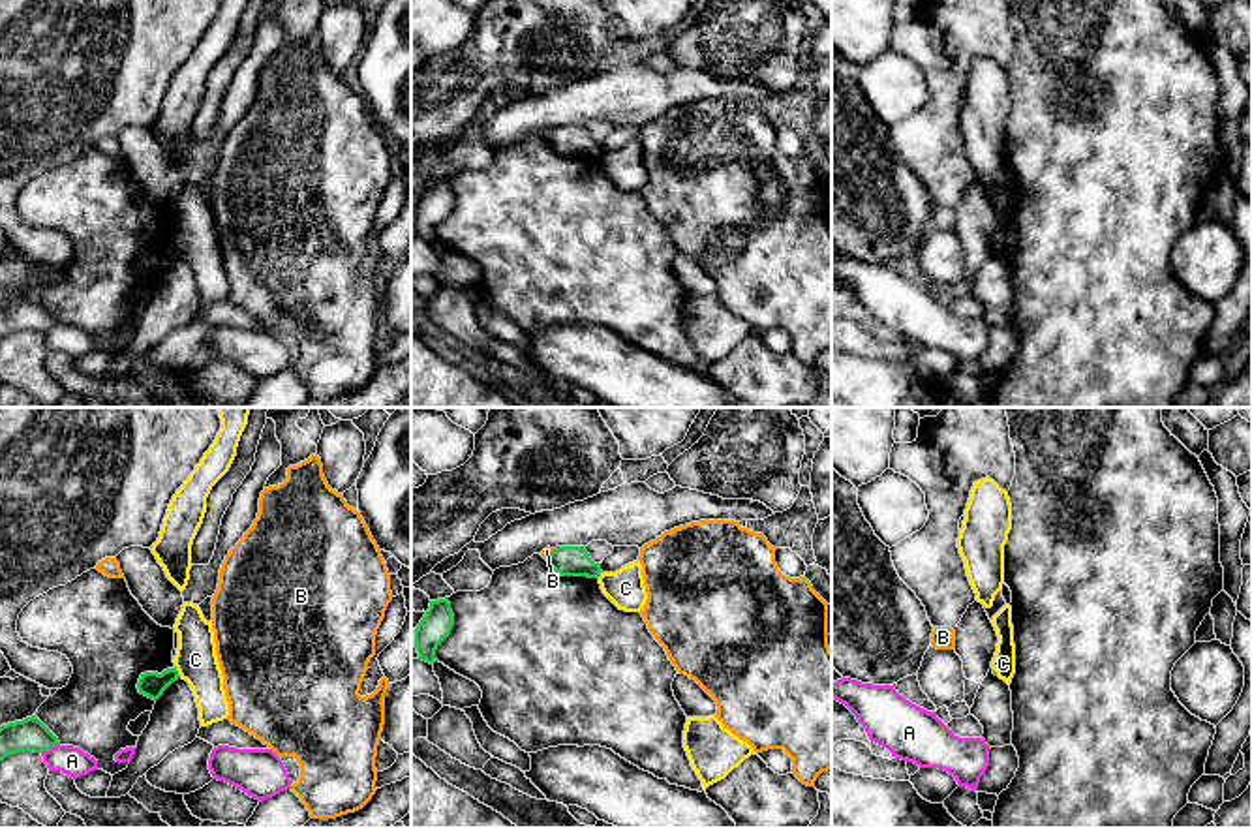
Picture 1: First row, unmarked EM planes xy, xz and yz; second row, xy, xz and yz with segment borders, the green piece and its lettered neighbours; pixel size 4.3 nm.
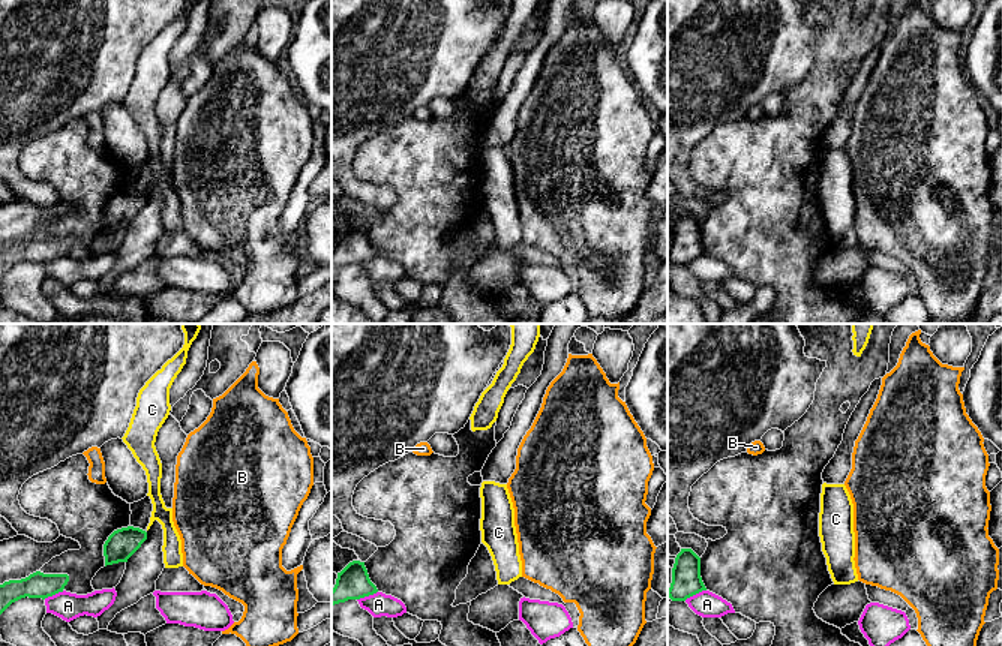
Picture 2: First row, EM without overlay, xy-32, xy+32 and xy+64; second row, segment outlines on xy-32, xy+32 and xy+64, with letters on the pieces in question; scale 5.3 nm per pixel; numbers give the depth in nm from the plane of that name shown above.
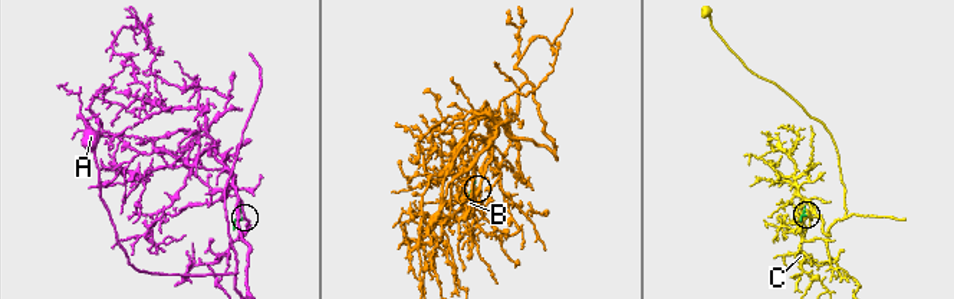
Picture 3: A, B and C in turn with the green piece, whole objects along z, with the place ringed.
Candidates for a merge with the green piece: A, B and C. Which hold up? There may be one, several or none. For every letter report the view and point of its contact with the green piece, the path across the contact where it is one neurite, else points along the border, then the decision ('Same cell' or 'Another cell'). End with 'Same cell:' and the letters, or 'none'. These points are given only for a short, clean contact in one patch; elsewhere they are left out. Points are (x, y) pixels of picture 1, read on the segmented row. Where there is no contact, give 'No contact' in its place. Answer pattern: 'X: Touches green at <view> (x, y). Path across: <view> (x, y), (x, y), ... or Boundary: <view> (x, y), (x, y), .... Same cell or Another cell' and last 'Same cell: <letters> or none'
A: Touches green at xy (49, 748). Boundary: xy (59, 744), (42, 753). Another cell
B: Touches green at xz (549, 554). Boundary: xz (552, 549), (545, 558). Another cell
C: Touches green at xy (177, 671). Boundary: xy (175, 665), (181, 676). Another cell
Same cell: none

